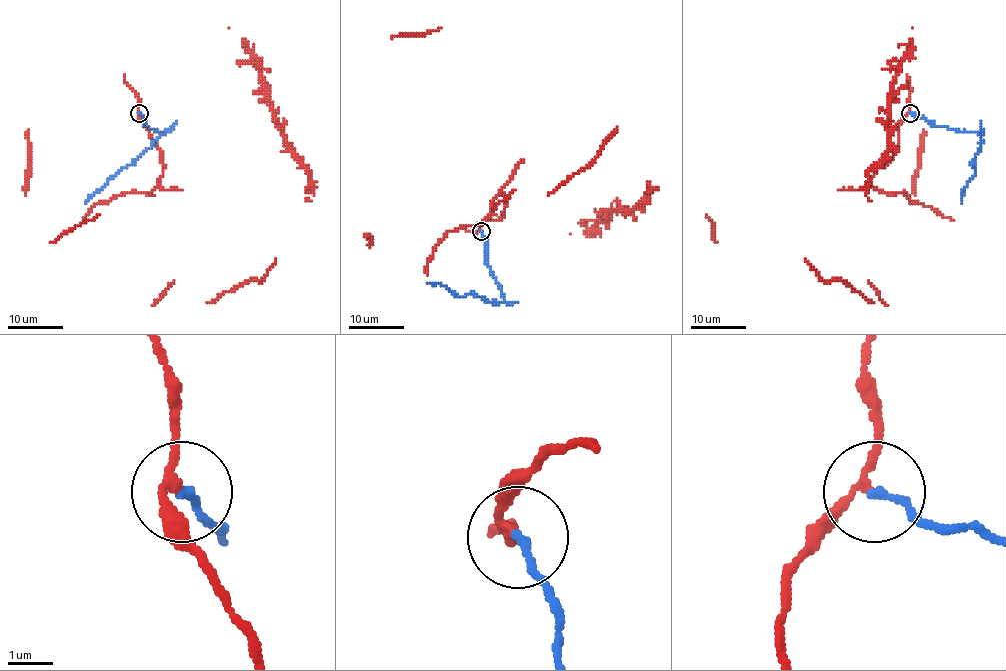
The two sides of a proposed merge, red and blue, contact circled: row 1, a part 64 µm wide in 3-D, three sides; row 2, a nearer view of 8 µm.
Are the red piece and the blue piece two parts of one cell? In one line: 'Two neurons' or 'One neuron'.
Two neurons

